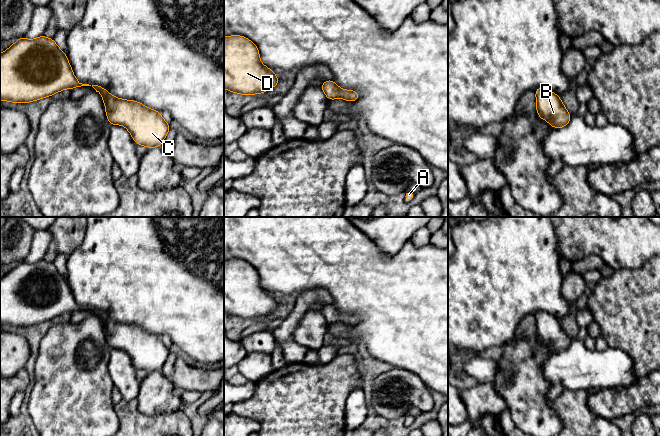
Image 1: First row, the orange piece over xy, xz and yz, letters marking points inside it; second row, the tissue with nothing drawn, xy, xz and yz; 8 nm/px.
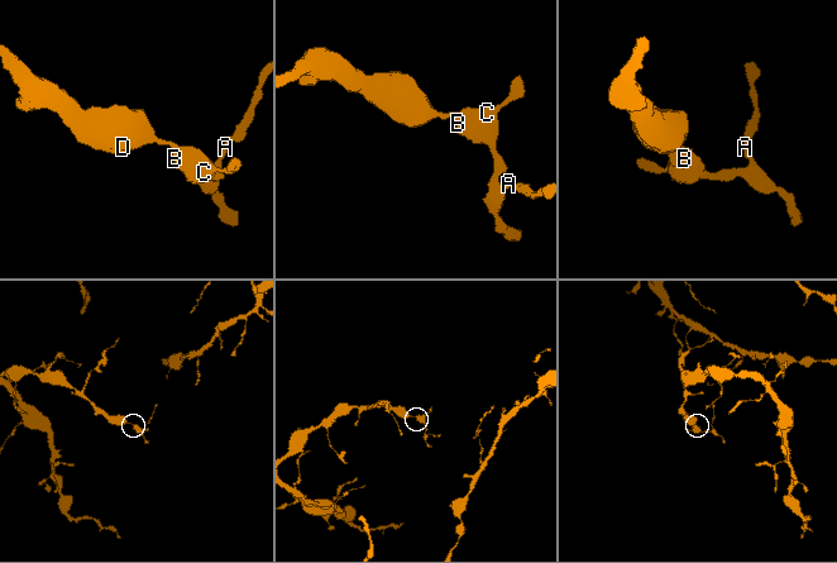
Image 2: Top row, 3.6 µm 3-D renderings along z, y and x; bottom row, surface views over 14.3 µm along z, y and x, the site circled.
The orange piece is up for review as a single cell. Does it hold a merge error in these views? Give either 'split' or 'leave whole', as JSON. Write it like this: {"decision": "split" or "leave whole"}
{"decision": "leave whole"}

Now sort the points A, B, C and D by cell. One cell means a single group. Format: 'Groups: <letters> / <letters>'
Groups: A B C D

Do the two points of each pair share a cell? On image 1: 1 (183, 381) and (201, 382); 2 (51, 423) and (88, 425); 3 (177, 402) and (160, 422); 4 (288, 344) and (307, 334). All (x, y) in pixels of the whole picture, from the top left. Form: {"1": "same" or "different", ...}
{"1": "same", "2": "same", "3": "different", "4": "different"}

